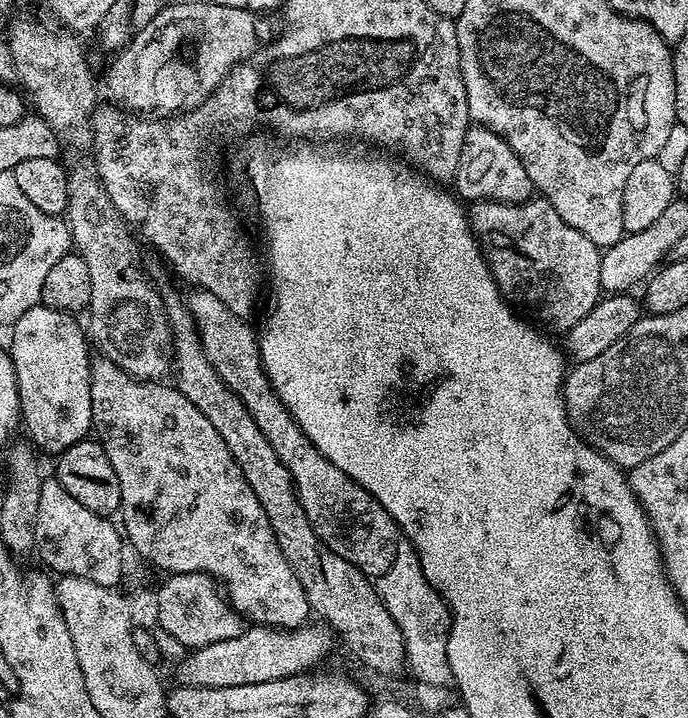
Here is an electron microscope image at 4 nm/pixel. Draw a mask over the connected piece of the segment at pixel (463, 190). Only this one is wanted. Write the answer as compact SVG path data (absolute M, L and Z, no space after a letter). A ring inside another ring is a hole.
M479 126L469 127L458 157L454 192L461 201L499 200L501 204L522 204L533 199L534 189L520 160L501 136Z

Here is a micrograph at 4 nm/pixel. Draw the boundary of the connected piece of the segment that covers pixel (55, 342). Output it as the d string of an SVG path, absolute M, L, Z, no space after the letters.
M42 303L36 304L22 318L18 318L11 325L12 344L10 355L14 374L20 391L20 415L22 417L23 431L28 431L27 439L41 453L52 452L59 454L65 452L74 442L85 439L93 431L92 403L90 402L90 370L93 357L88 356L90 340L75 315L62 310L47 308Z

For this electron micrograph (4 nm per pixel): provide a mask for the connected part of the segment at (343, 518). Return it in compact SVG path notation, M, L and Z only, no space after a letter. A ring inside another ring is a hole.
M201 288L192 290L192 293L186 296L186 303L188 312L196 324L196 333L202 342L202 350L206 354L206 358L210 358L210 366L214 366L214 370L218 372L218 378L222 378L222 382L228 389L236 394L242 402L242 406L246 406L246 410L250 410L250 418L254 418L254 422L258 422L258 430L262 430L262 434L266 434L266 442L270 442L270 446L274 446L274 454L278 454L282 466L286 466L286 470L292 475L292 481L296 484L296 496L300 499L302 510L306 510L306 518L312 523L312 529L316 531L318 538L328 547L328 551L338 554L342 558L346 558L346 562L358 566L358 570L362 570L365 576L377 578L382 575L394 562L396 543L402 536L394 518L390 518L390 514L386 514L386 510L369 492L362 490L362 486L358 486L349 476L342 474L342 470L338 470L338 466L334 466L334 462L327 460L319 450L312 447L310 438L306 438L306 434L300 429L298 422L294 422L294 418L288 413L286 406L272 391L272 383L268 380L264 367L260 365L260 346L257 333L253 329L251 332L244 325L247 323L241 317L234 315L228 308L224 308L222 302L218 302L218 298L214 298L214 294L210 294L206 290Z

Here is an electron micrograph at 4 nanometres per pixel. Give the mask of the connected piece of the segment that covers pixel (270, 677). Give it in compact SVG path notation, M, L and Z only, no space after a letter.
M305 622L299 628L285 630L267 626L252 626L238 638L207 644L189 651L177 670L177 681L190 686L246 686L258 682L274 682L278 678L299 676L315 669L328 656L334 633L323 623Z

